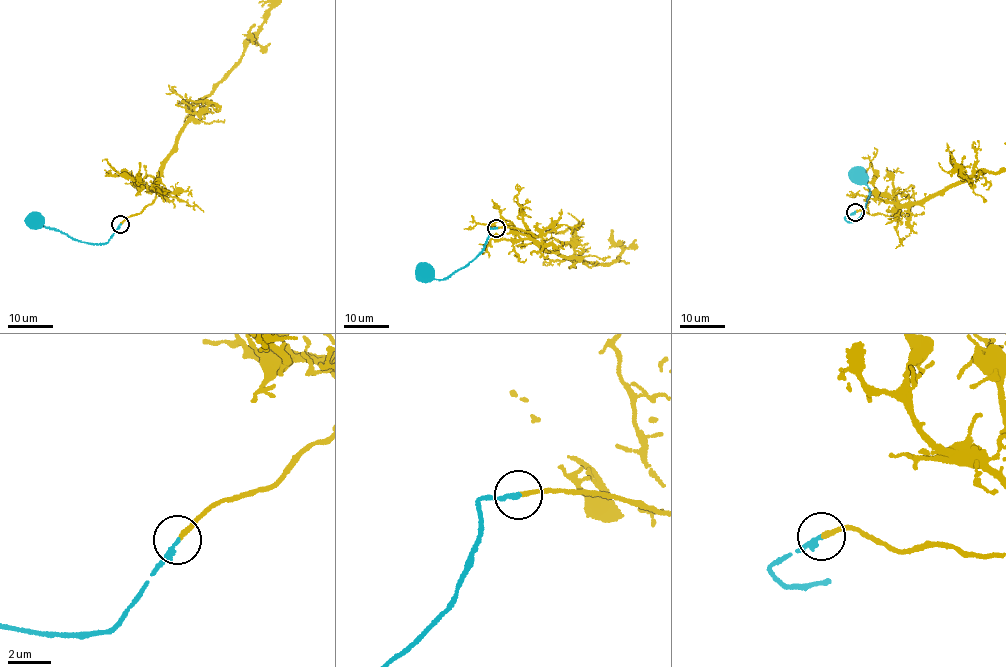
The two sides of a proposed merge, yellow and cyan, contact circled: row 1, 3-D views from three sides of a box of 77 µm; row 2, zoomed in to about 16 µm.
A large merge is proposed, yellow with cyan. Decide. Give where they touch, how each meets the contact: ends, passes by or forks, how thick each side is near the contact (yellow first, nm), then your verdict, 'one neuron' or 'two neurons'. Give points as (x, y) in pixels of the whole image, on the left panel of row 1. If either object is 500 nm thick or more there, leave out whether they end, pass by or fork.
(120, 224) | yellow ends | cyan ends | 200/200 nm | one neuron

